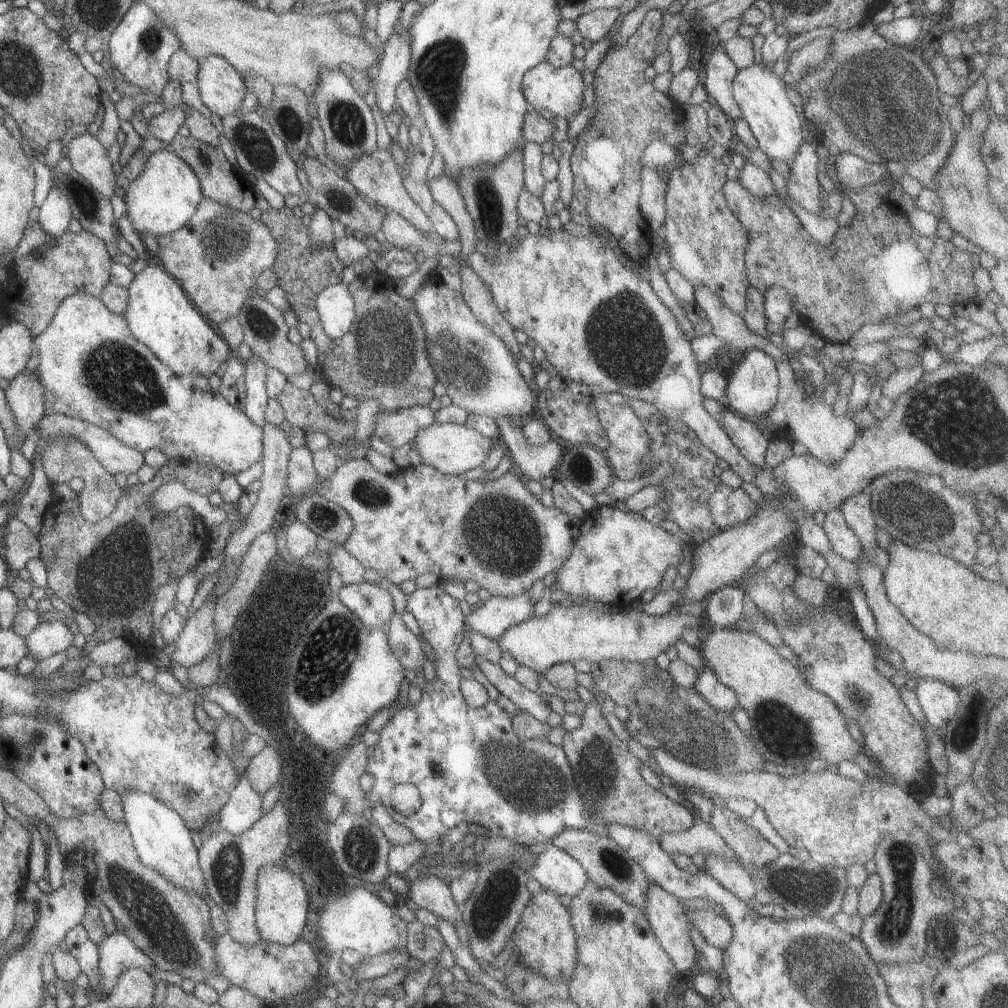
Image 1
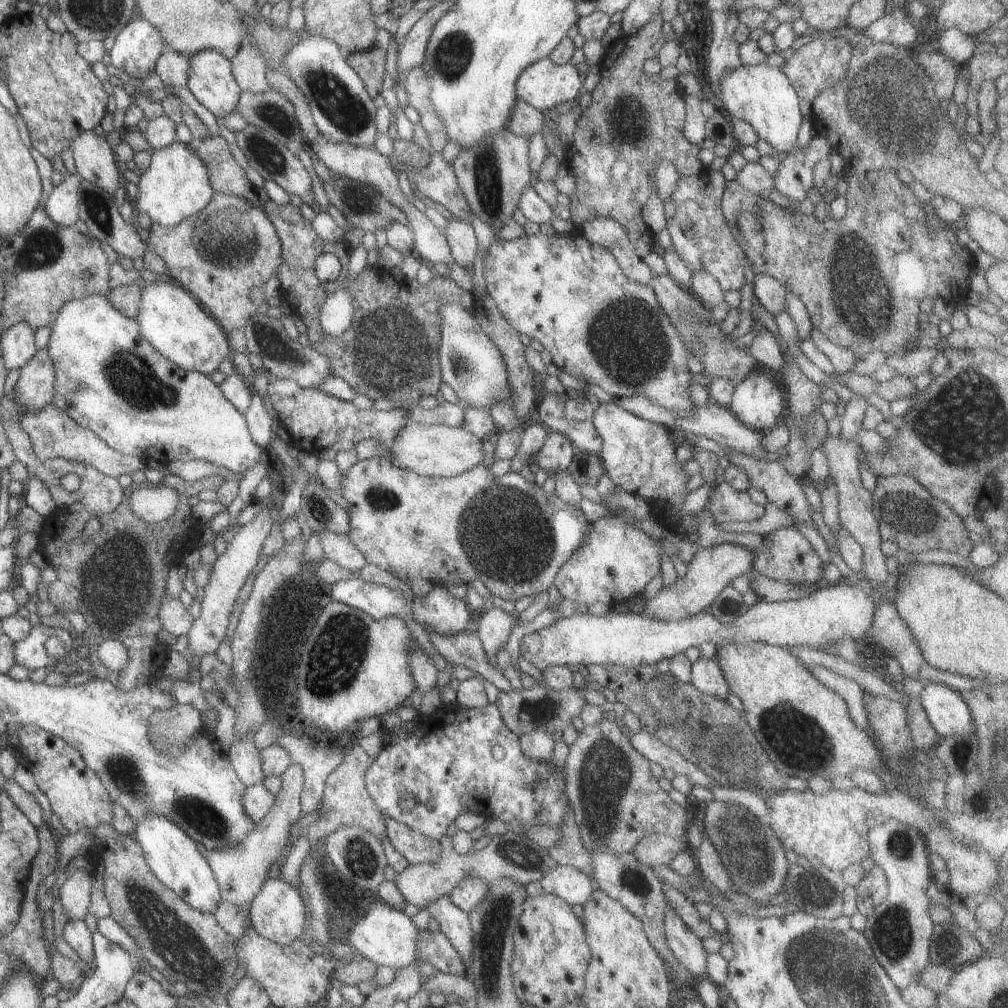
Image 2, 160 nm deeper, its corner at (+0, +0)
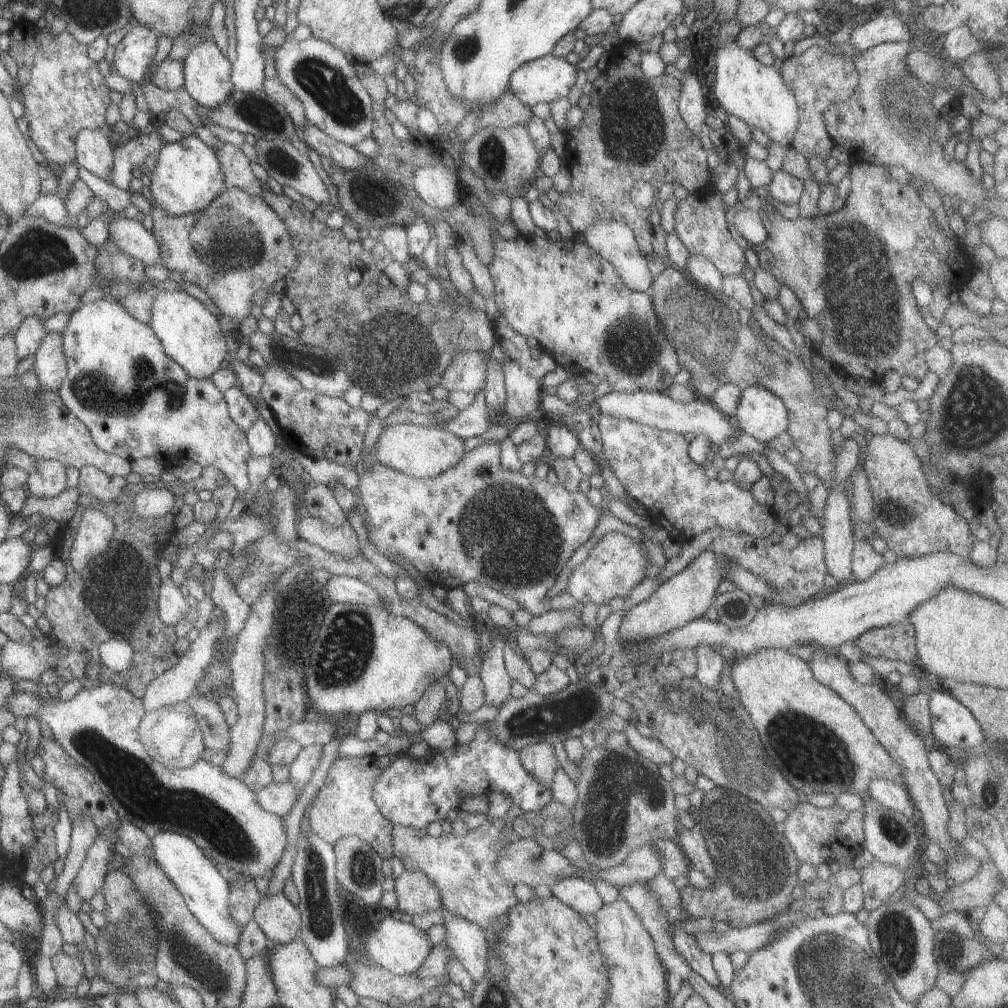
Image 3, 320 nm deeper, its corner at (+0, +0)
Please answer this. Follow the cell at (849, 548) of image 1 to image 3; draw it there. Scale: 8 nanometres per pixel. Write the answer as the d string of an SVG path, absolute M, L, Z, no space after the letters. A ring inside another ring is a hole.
M855 536L850 554L850 569L853 580L869 578L884 565L883 557L872 549L865 538Z

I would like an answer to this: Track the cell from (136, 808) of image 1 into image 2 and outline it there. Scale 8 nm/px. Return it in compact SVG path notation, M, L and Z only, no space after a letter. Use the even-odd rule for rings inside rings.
M147 813L141 821L135 821L134 840L142 850L149 870L159 882L170 888L183 902L202 913L211 913L220 901L220 890L207 861L201 856L193 842L174 822L165 817Z

